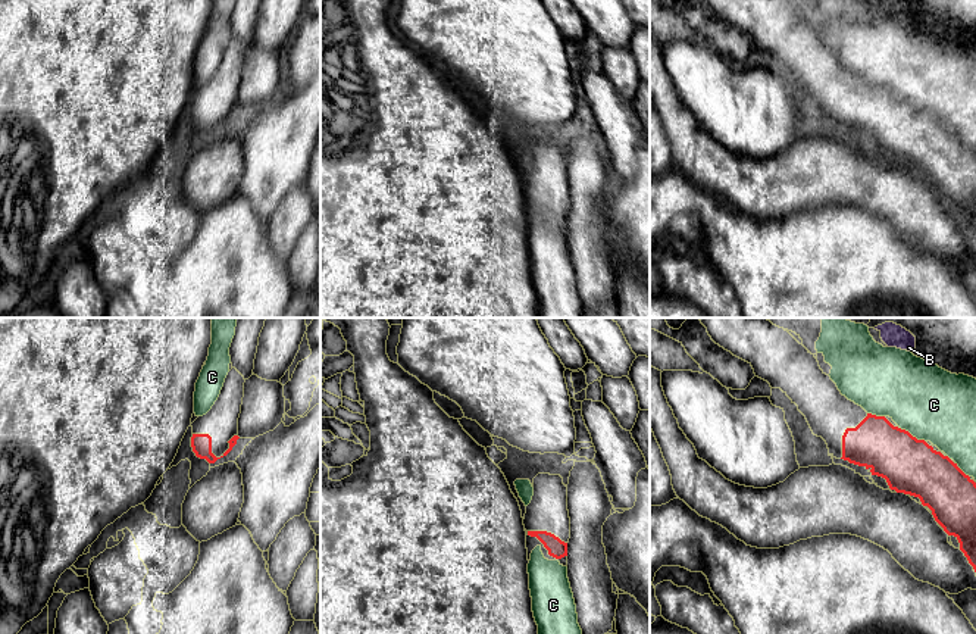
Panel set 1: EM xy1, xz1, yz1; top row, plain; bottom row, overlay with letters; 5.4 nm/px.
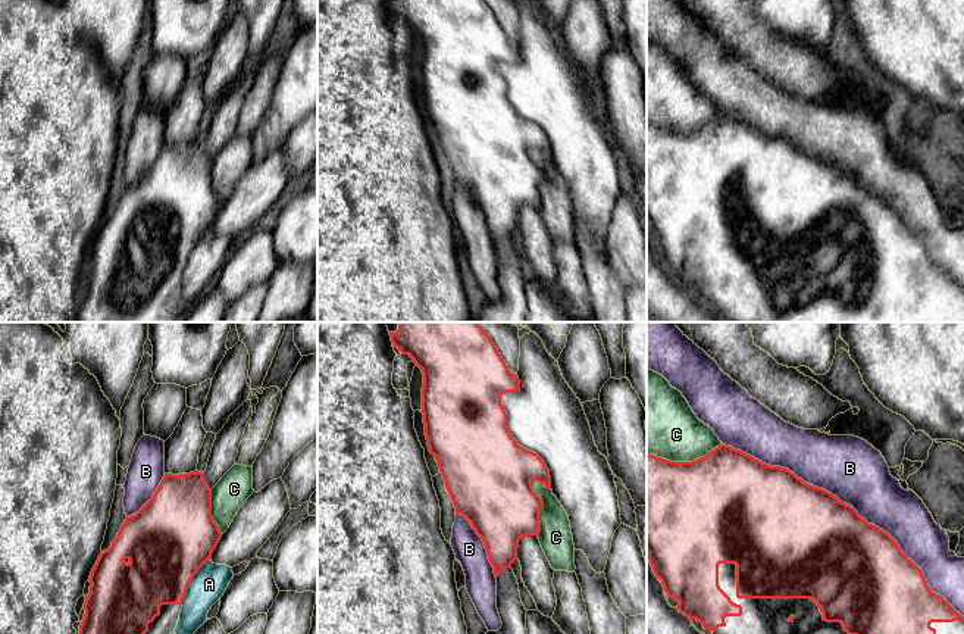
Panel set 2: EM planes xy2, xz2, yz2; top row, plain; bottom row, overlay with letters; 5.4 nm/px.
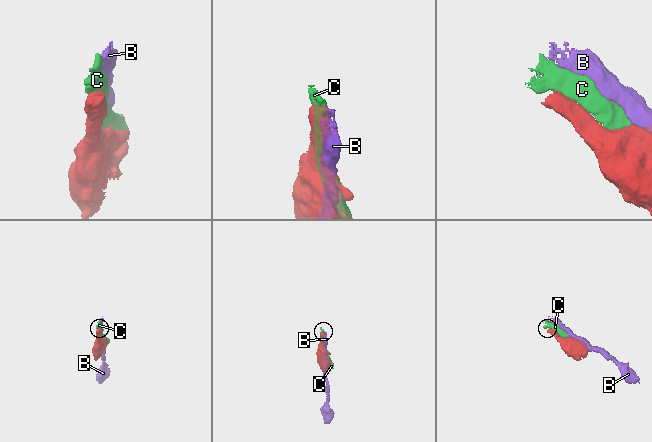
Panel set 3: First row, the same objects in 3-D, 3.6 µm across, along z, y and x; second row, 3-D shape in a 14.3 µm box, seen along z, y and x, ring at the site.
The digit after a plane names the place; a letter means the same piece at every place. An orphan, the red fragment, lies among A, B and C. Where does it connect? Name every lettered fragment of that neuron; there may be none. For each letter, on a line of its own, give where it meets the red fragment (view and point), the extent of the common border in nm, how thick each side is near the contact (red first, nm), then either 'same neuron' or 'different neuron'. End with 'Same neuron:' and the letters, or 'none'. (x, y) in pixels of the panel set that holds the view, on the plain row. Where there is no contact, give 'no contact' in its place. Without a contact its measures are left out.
A: xy2 (191, 250) | 300 nm | 460/190 nm | different neuron
B: yz2 (848, 175) | 1600 nm | 500/340 nm | different neuron
C: yz2 (684, 133) | 420 nm | 500/360 nm | different neuron
Same neuron: none

